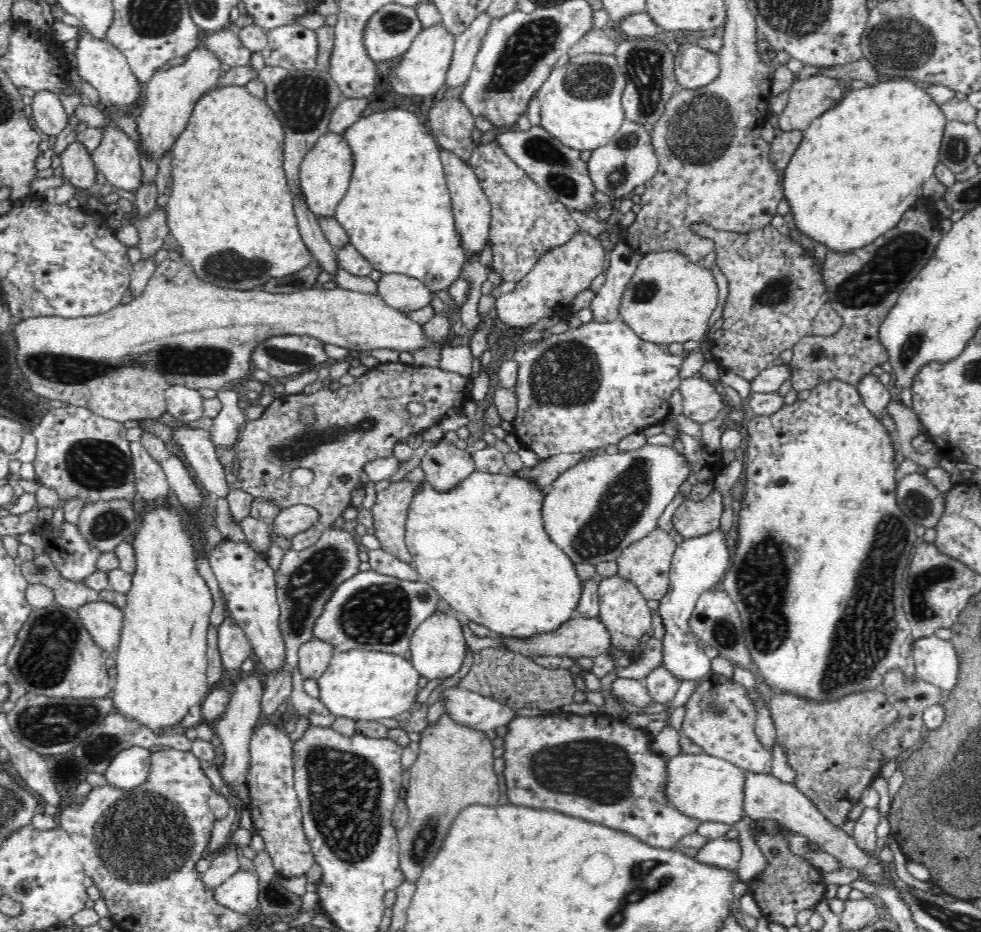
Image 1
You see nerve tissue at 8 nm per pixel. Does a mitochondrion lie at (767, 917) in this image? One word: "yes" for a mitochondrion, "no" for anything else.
no

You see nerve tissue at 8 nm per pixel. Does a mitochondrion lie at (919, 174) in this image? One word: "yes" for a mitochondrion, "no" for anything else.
no

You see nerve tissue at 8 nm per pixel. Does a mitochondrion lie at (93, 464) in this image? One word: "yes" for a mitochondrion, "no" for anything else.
yes

